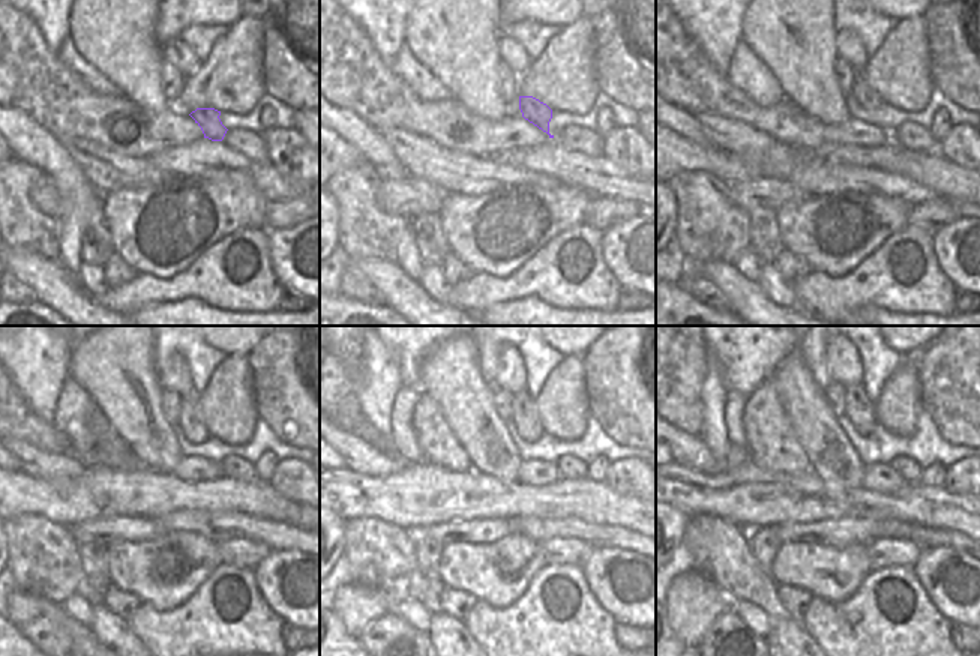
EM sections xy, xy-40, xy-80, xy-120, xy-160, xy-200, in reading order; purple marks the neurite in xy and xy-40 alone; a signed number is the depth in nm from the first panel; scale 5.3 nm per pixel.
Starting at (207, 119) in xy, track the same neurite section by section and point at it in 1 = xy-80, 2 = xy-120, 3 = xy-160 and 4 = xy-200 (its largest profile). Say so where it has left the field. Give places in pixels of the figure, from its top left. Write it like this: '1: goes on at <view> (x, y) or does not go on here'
1: goes on at xy-80 (865, 95)
2: goes on at xy-120 (191, 424)
3: goes on at xy-160 (526, 418)
4: goes on at xy-200 (859, 407)

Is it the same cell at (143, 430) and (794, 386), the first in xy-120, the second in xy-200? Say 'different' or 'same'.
same

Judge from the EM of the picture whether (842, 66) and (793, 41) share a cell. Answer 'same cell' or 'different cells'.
different cells

